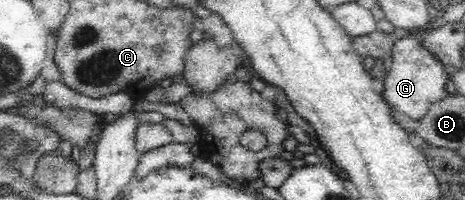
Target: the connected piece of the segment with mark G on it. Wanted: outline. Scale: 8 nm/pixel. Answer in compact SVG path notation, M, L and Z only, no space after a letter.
M416 33L413 37L415 43L404 40L394 46L391 51L394 59L392 71L387 74L384 90L380 93L392 111L400 112L415 122L419 122L426 116L432 104L448 95L445 86L449 79L445 66L428 50L425 50L425 46L418 41L418 35L421 33Z

